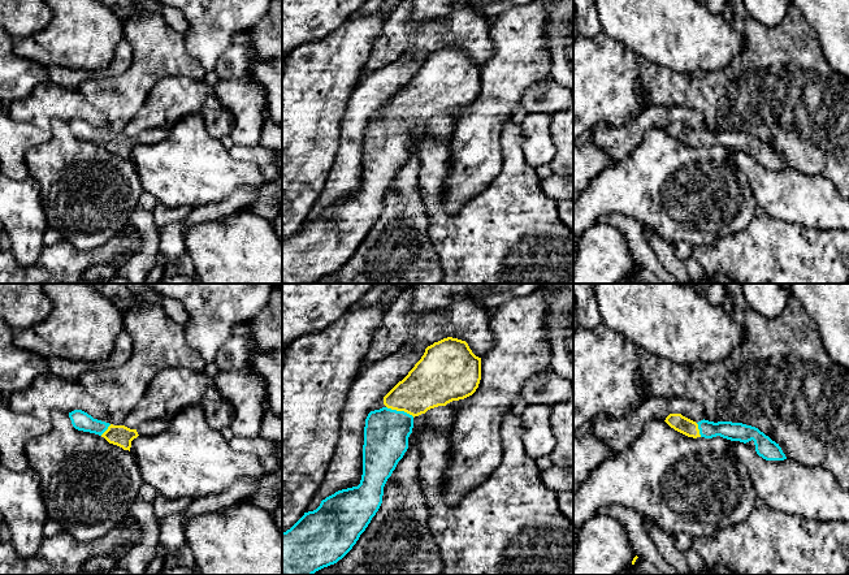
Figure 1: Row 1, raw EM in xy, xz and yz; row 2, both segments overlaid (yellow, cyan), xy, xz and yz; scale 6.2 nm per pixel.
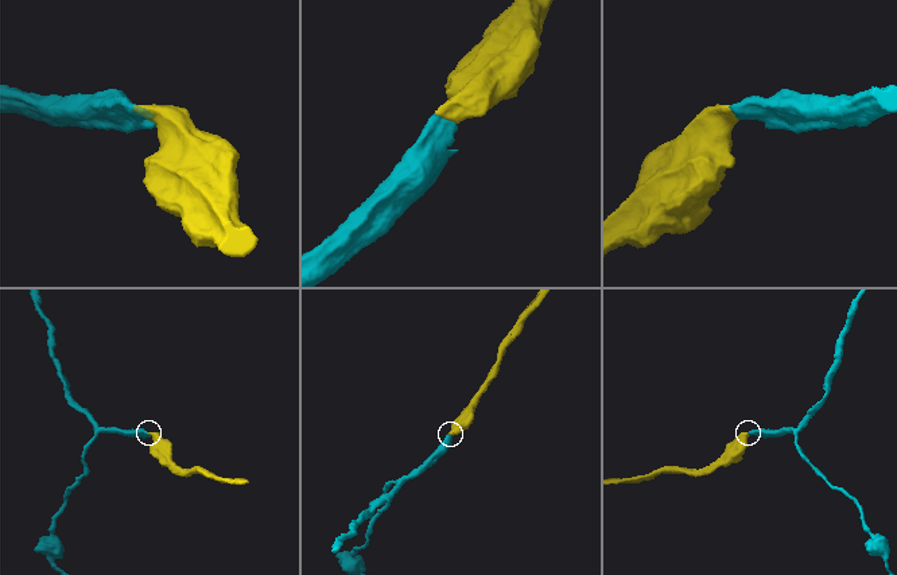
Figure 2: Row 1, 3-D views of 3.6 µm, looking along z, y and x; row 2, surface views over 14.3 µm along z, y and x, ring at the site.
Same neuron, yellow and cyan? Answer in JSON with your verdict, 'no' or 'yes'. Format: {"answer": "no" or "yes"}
{"answer": "yes"}

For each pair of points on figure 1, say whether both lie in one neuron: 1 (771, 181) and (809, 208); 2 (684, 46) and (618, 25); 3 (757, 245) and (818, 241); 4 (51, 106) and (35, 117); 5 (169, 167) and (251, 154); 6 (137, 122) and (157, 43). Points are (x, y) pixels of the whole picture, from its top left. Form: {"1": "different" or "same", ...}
{"1": "same", "2": "same", "3": "same", "4": "same", "5": "different", "6": "different"}

